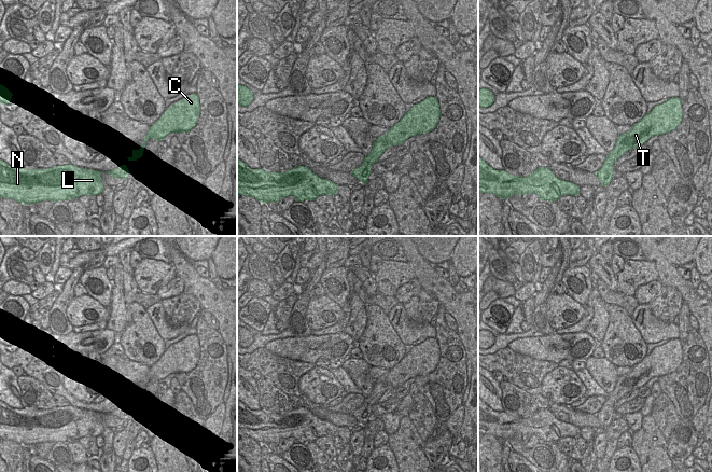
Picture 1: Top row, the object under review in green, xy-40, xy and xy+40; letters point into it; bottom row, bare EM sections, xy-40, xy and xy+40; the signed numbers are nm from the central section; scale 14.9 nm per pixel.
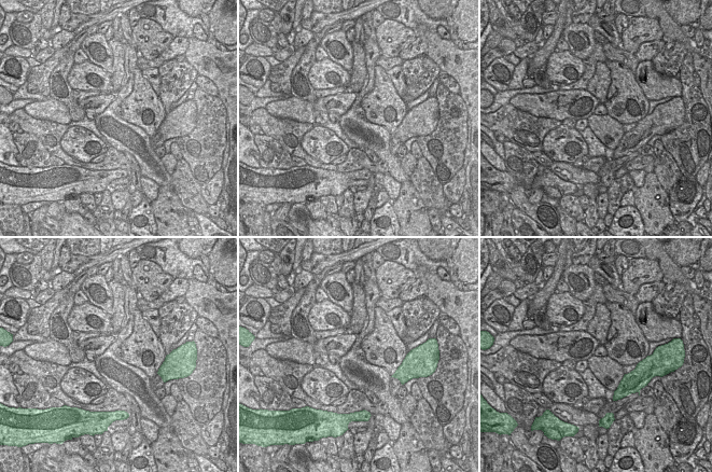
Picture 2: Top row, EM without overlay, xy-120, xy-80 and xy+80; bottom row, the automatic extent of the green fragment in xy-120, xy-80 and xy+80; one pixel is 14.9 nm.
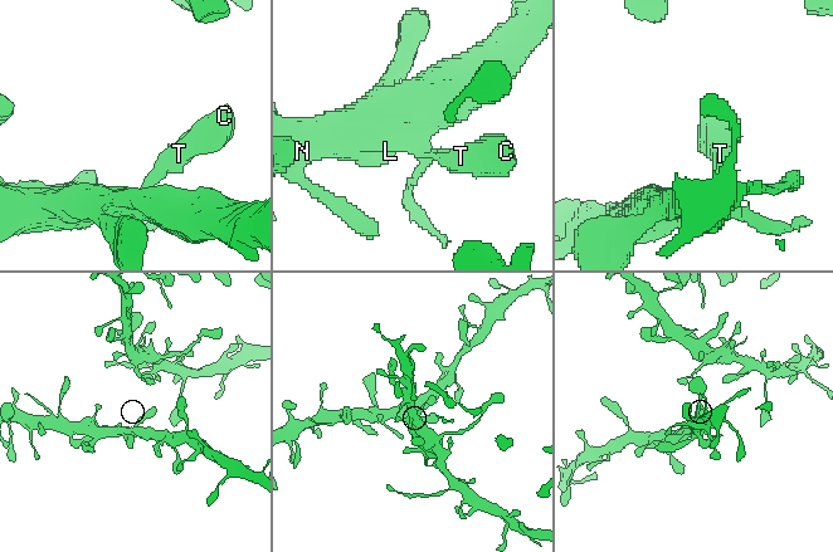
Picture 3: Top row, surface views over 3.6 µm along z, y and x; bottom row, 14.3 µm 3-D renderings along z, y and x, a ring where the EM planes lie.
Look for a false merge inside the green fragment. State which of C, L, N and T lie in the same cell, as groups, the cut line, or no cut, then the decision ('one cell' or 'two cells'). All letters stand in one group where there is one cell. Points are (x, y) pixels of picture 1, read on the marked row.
C T / L N | xy (366, 160), (368, 165), (359, 180) | two cells

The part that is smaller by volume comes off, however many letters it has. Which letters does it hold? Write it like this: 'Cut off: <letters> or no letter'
Cut off: C, T

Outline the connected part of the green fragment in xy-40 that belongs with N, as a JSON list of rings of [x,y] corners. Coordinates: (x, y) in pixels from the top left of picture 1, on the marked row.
[[[0,159],[0,198],[9,198],[26,205],[44,200],[78,199],[83,195],[98,195],[104,188],[102,173],[120,179],[128,176],[126,165],[101,172],[71,164],[47,169],[17,168]]]

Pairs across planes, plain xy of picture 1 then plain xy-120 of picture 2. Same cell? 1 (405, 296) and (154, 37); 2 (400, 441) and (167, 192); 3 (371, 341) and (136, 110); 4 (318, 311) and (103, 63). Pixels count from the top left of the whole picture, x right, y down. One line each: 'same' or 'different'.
1: different
2: same
3: same
4: different

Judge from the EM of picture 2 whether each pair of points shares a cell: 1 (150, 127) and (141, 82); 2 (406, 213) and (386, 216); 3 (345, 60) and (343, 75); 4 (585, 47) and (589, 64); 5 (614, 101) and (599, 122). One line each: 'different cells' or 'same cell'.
1: same cell
2: different cells
3: different cells
4: different cells
5: different cells

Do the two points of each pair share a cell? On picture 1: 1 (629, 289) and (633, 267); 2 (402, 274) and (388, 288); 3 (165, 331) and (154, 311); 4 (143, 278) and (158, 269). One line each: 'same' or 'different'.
1: same
2: same
3: same
4: same

